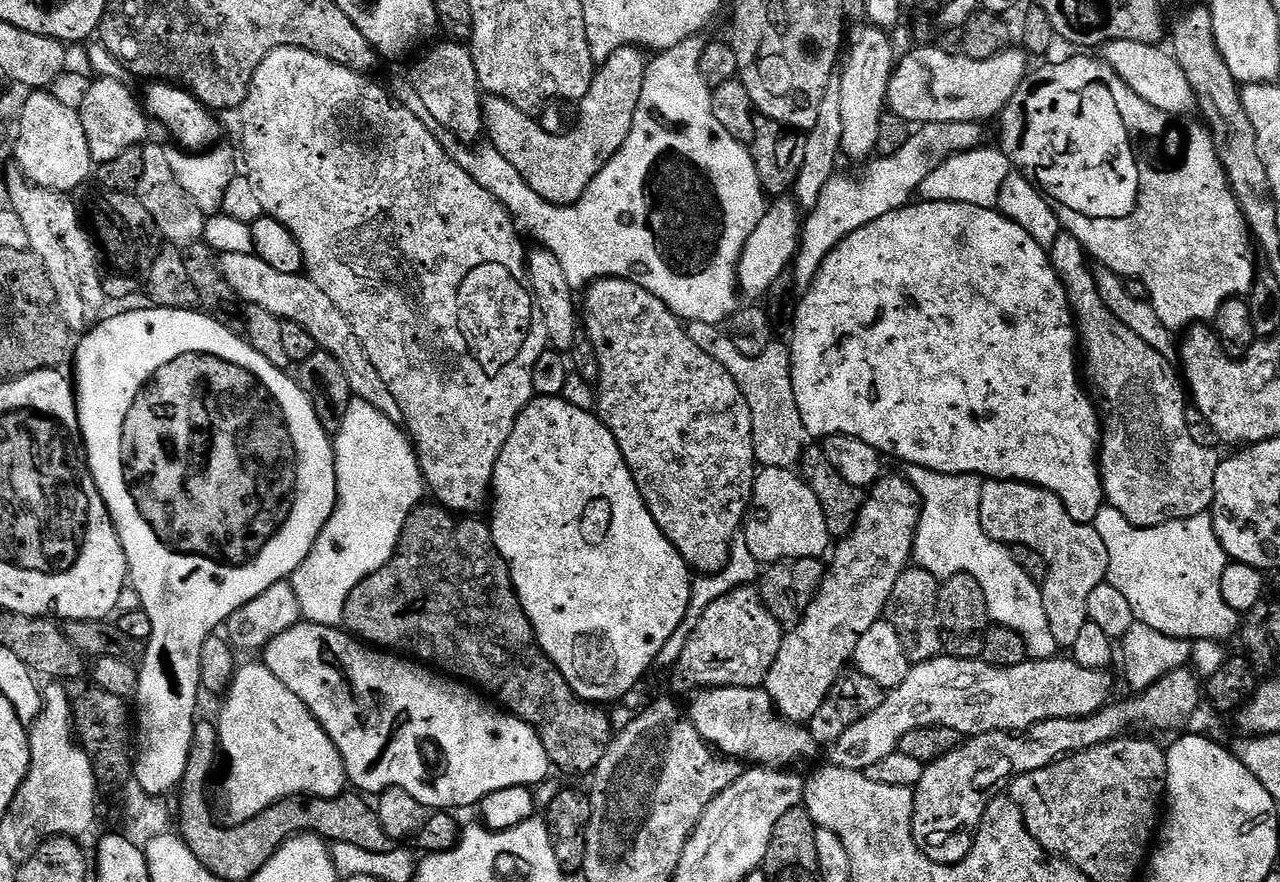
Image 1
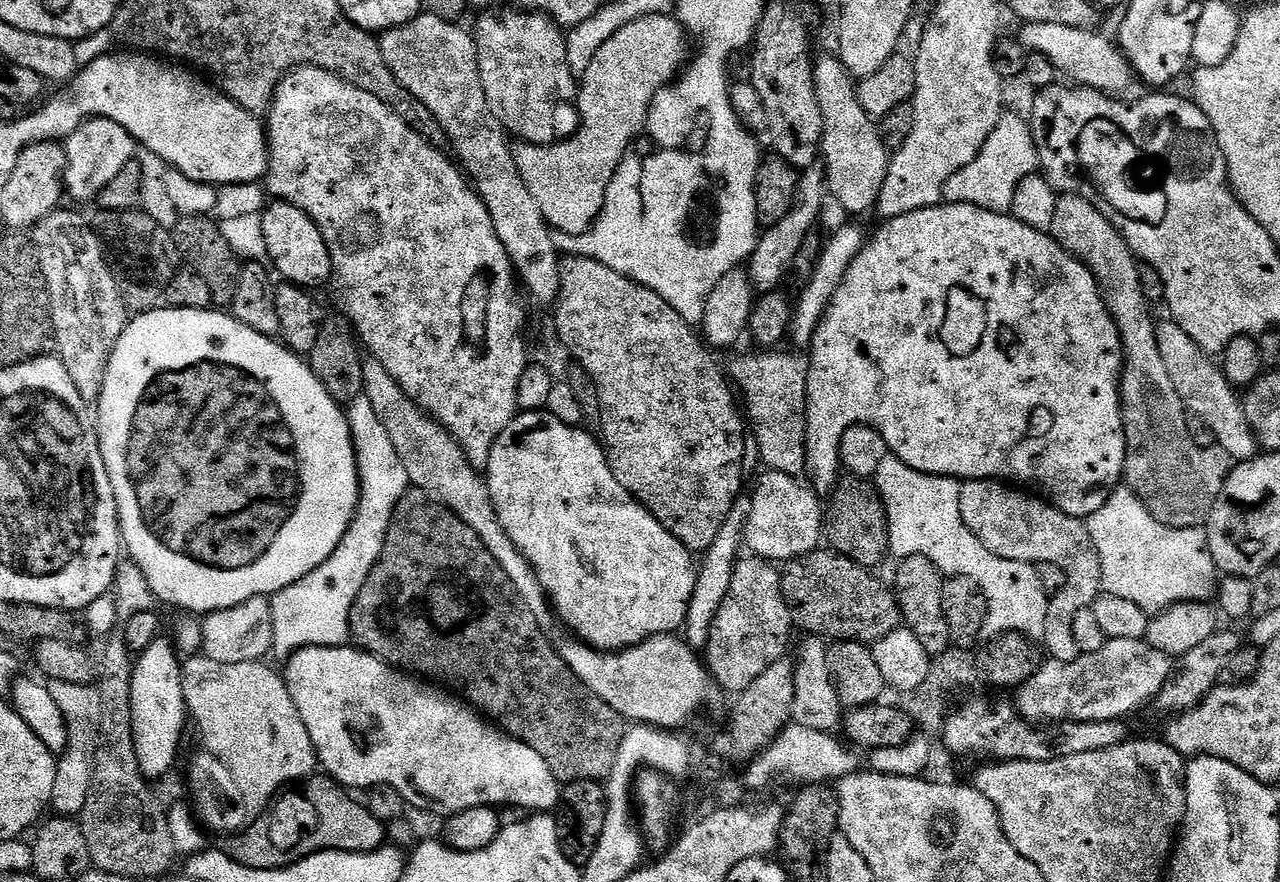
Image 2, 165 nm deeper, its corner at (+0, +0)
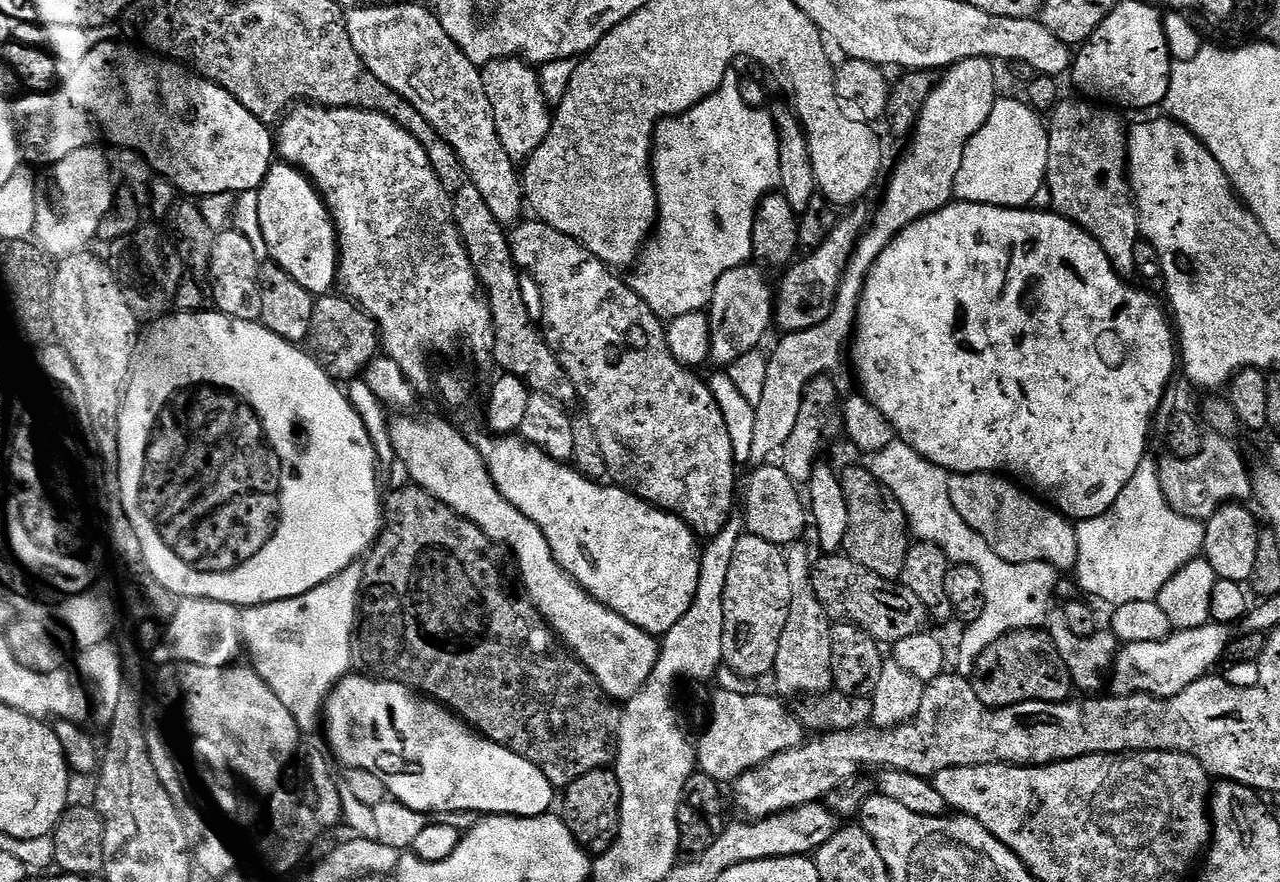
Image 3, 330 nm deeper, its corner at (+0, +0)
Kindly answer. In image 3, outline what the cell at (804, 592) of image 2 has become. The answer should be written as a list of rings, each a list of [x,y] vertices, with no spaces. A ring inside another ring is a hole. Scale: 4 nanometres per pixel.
[[[824,554],[819,558],[812,565],[814,593],[833,621],[856,624],[884,646],[902,642],[902,638],[911,638],[929,627],[926,606],[922,606],[914,590],[894,580],[883,580],[843,554]]]

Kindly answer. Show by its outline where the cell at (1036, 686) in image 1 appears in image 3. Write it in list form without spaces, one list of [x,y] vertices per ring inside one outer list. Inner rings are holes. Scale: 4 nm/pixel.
[[[1209,622],[1194,630],[1176,630],[1160,642],[1130,642],[1117,651],[1110,669],[1111,691],[1117,696],[1142,694],[1173,696],[1186,686],[1209,675],[1219,660],[1225,659],[1233,629],[1226,624]]]

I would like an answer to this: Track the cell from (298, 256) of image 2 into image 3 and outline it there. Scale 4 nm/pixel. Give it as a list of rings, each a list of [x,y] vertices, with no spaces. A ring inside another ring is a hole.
[[[276,162],[259,189],[259,196],[264,203],[268,232],[272,235],[275,263],[298,278],[313,296],[329,295],[342,276],[342,245],[338,239],[337,222],[320,188],[297,165]]]

